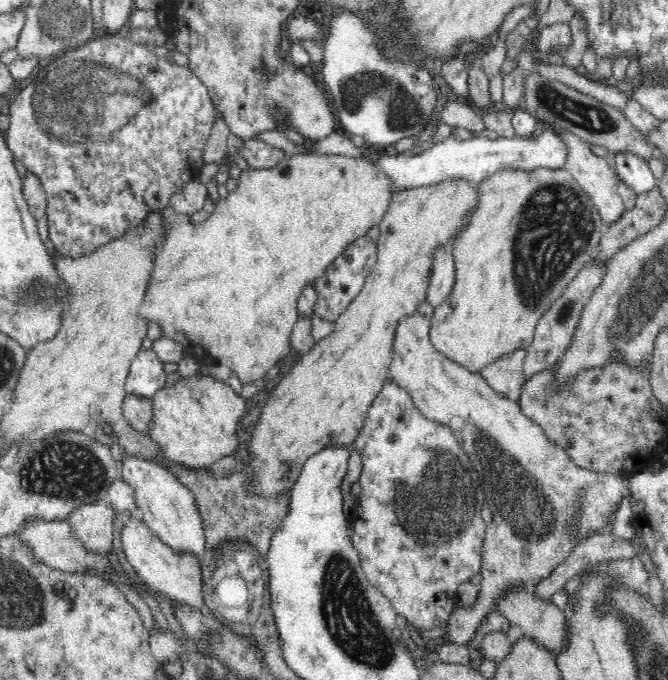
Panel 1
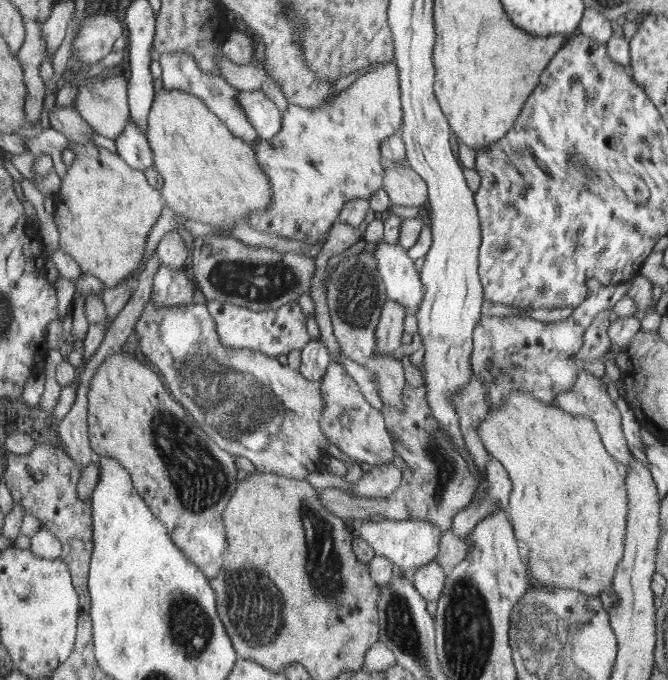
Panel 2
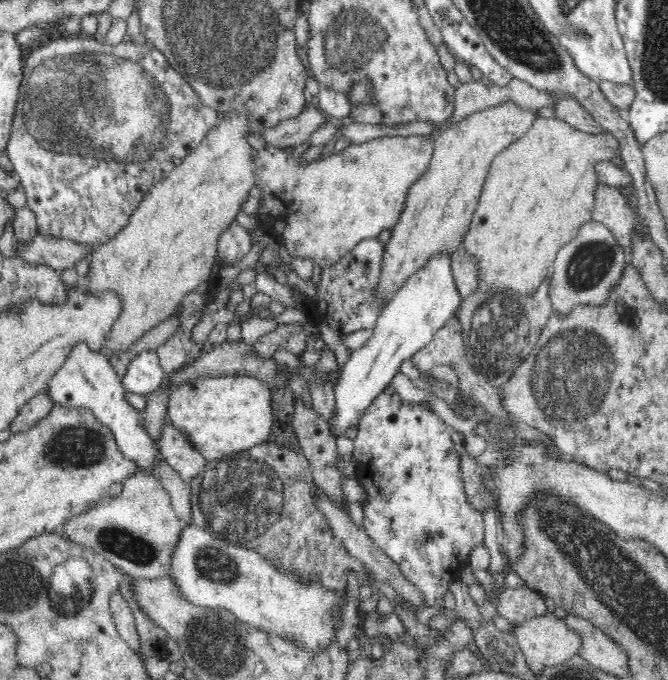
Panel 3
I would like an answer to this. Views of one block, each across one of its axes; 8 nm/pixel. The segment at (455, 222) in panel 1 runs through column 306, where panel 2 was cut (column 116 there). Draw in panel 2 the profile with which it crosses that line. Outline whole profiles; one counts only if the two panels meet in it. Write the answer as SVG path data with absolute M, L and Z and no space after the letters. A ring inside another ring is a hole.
M122 351L99 364L89 380L86 399L86 427L93 456L114 458L126 468L133 488L144 499L153 516L164 523L176 547L208 579L213 578L223 566L227 554L223 508L238 486L233 458L217 448L215 442L201 432L202 428L193 424L193 418L185 416L187 410L167 394L159 374L134 357L126 357Z

